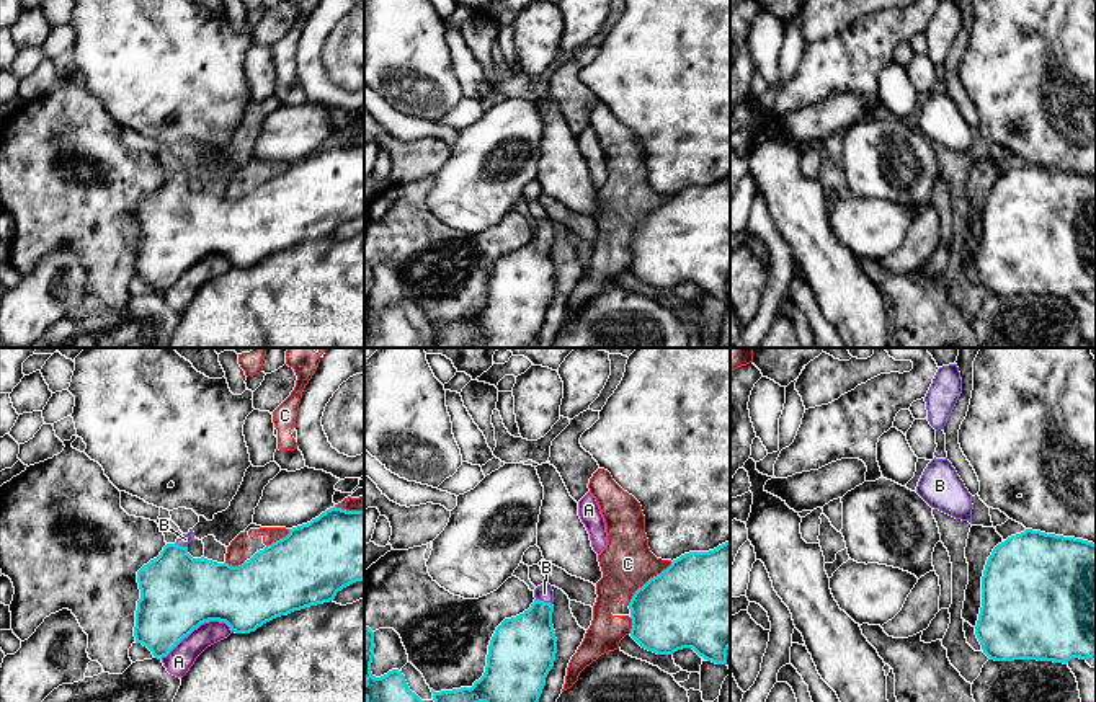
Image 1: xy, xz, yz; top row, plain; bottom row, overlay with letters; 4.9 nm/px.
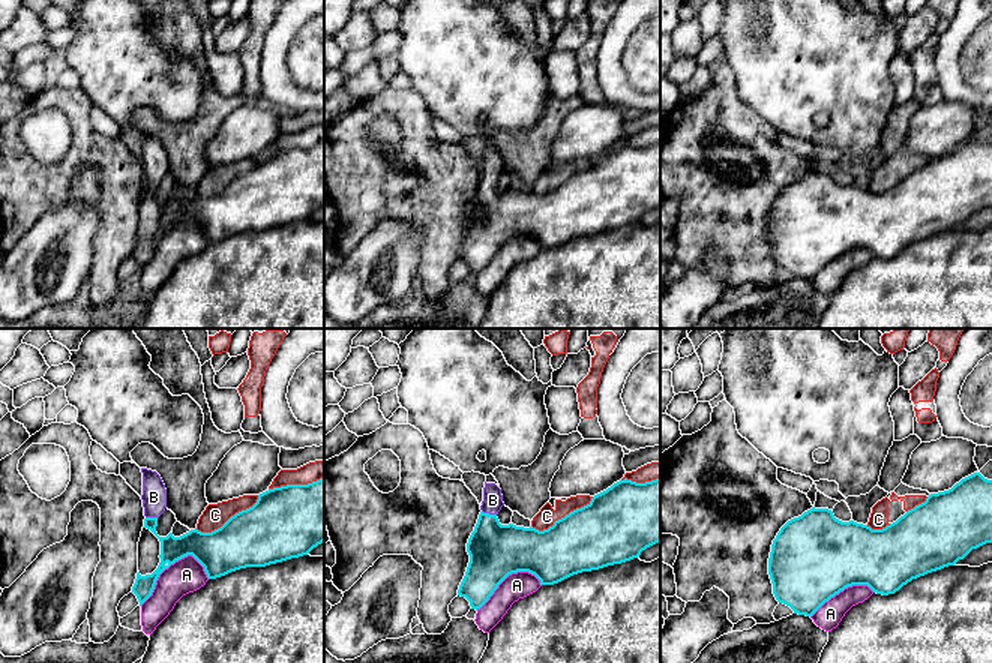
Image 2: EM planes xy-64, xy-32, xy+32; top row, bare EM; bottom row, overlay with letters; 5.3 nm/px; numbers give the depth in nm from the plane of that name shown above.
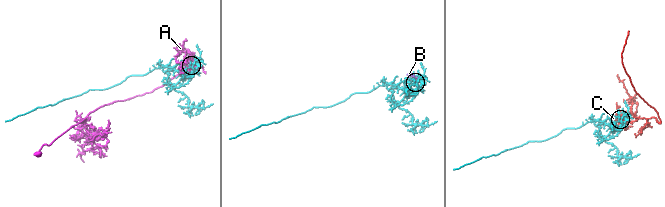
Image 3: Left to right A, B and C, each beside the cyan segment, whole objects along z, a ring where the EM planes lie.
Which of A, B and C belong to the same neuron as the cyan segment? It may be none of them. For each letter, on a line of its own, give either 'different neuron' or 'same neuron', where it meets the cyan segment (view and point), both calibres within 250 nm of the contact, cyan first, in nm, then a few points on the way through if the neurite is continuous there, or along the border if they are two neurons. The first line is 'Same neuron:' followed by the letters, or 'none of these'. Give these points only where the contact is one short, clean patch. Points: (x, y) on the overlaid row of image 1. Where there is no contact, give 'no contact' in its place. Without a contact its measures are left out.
Same neuron: B
A: different neuron; meets cyan in xy at (196, 627); 380 nm thick on the cyan side, 130 nm on the other
B: same neuron; meets cyan in xz at (543, 601); 320 nm thick on the cyan side, 80 nm on the other; runs through xz (523, 647), (530, 640), (543, 601), (544, 593)
C: different neuron; meets cyan in xz at (649, 580); 440 nm thick on the cyan side, 260 nm on the other

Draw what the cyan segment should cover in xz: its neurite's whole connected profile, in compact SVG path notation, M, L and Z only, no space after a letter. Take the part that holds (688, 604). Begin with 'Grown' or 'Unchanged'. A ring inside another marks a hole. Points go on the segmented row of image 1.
Unchanged. M730 540L709 552L689 552L639 588L630 602L630 637L657 655L693 648L715 664L727 664L730 648Z

